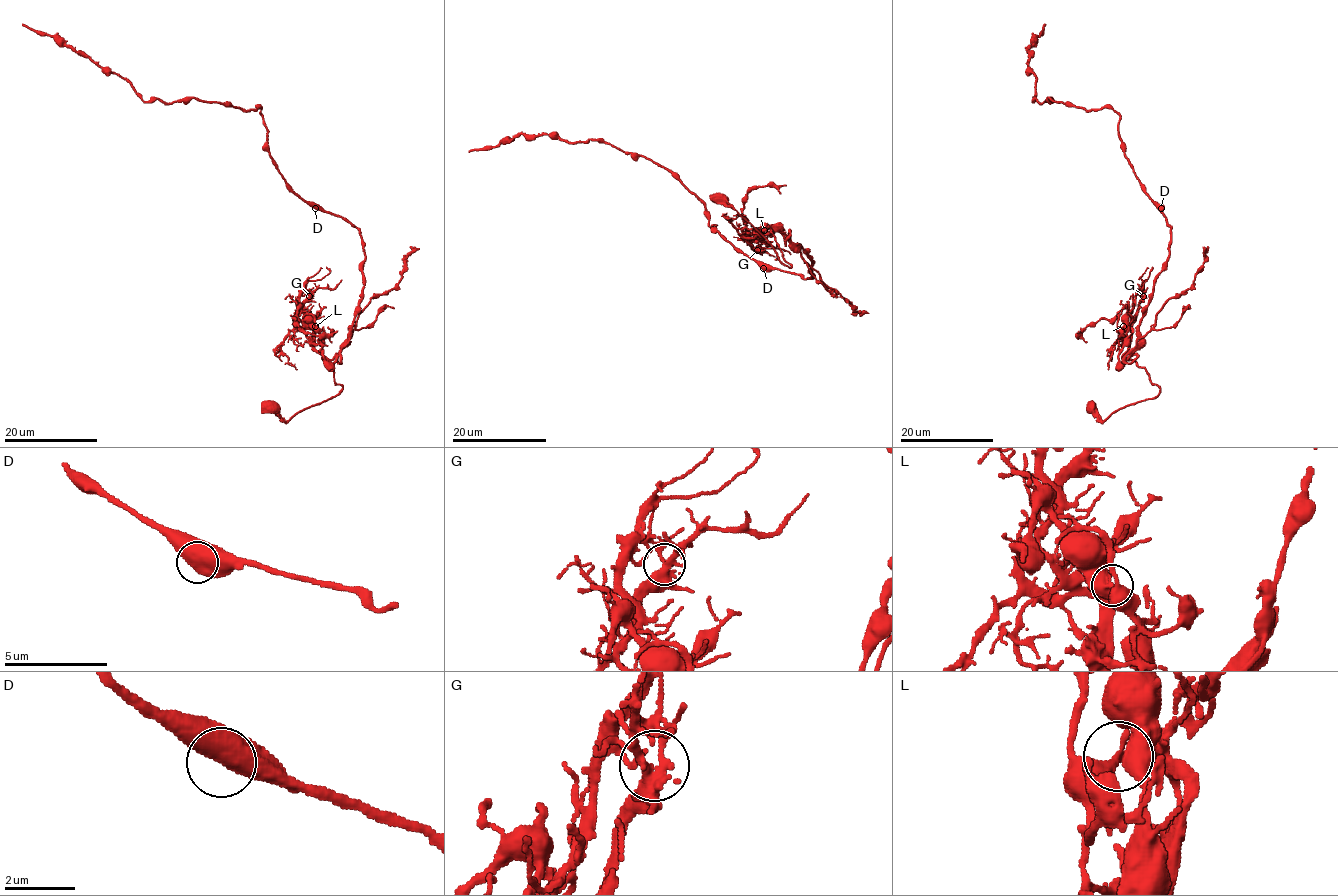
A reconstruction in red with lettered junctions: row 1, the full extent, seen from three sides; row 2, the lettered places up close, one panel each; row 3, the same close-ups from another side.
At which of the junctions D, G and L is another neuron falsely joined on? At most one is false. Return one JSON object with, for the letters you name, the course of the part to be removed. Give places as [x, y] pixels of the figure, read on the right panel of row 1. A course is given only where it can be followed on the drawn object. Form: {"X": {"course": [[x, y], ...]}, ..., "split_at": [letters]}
{"L": {"course": [[1123, 326], [1122, 357], [1136, 355], [1128, 362], [1156, 313], [1191, 286], [1205, 248]]}, "split_at": ["L"]}

